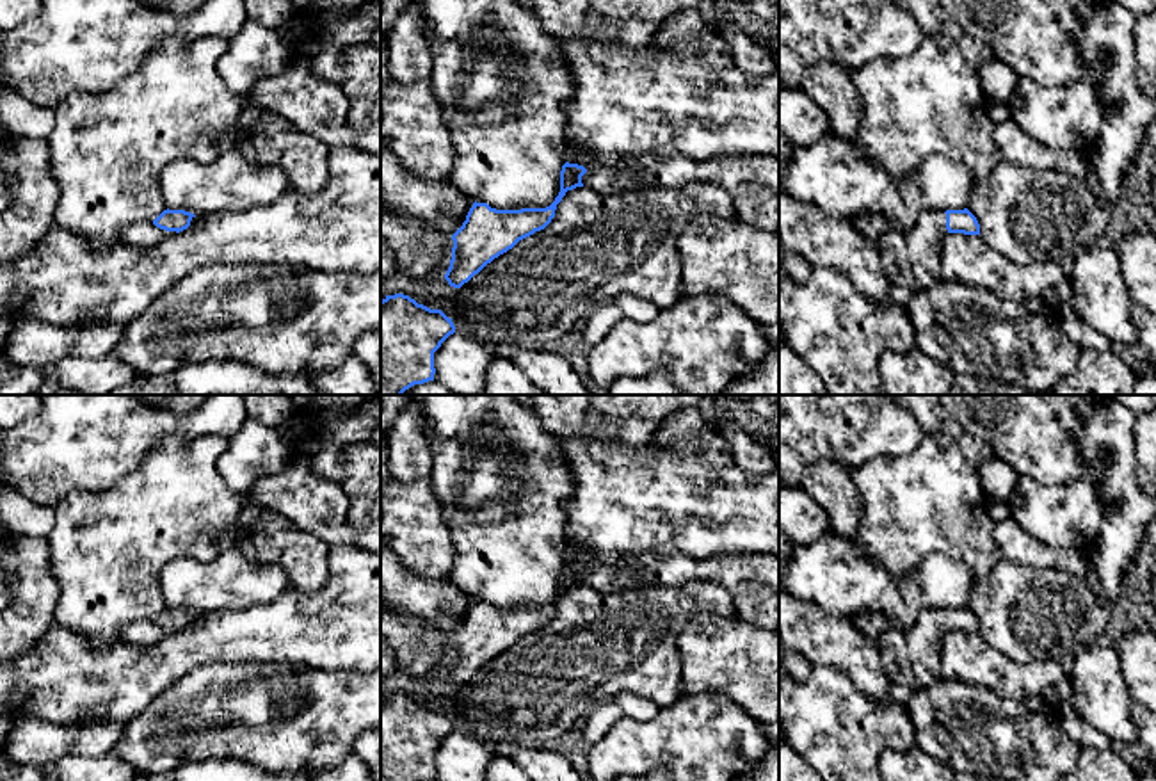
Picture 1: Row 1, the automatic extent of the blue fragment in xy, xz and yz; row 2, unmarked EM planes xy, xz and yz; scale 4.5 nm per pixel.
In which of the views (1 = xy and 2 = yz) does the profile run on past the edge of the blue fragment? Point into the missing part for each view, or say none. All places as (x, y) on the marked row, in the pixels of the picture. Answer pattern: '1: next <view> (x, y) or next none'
1: next xy (146, 235)
2: next yz (911, 258)

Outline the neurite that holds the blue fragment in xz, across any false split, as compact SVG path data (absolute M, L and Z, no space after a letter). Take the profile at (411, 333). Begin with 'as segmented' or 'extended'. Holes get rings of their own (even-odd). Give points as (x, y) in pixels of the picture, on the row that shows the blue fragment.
as segmented | M404 294L381 301L381 395L402 395L414 384L434 381L434 352L455 333L452 318L441 310L418 304Z

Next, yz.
extended | M964 208L923 212L905 231L886 229L877 246L891 285L919 292L937 283L943 240L948 233L980 235L980 224Z

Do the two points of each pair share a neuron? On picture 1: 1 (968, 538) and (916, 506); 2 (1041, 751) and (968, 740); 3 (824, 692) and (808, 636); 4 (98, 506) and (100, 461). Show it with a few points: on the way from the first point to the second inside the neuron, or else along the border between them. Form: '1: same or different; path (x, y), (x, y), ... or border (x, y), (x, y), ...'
1: same; path (955, 525), (936, 506), (929, 506)
2: same; path (1023, 746), (1009, 740), (986, 740)
3: different; border (813, 666), (838, 668), (854, 685)
4: different; border (134, 470), (104, 490), (70, 491), (57, 504)

